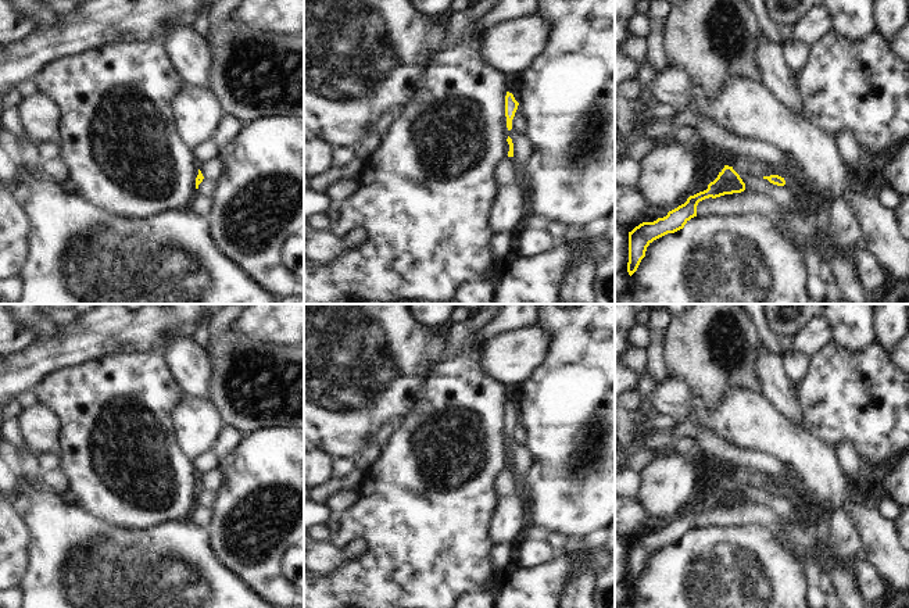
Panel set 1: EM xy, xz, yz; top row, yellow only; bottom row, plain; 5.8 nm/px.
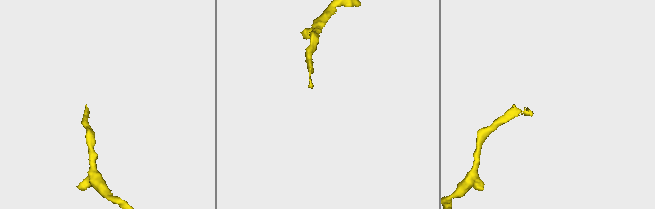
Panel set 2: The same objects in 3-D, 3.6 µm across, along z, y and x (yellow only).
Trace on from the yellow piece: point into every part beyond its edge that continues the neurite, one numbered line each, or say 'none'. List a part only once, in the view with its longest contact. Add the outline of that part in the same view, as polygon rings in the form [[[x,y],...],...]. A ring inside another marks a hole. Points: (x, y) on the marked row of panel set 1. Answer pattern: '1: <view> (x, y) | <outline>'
1: yz (759, 168) | [[[752,161],[751,164],[751,172],[754,176],[770,176],[770,175],[779,175],[781,178],[784,178],[784,174],[780,172],[777,168],[774,168],[773,165],[770,165],[766,161]]]

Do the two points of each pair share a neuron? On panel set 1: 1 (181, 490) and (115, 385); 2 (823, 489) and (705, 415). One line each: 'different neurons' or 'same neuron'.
1: same neuron
2: same neuron

